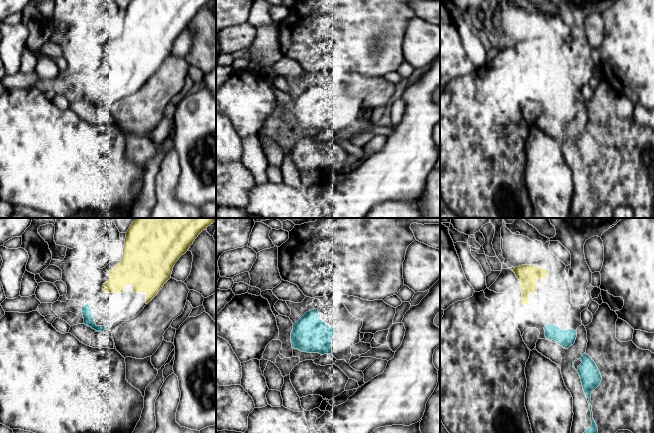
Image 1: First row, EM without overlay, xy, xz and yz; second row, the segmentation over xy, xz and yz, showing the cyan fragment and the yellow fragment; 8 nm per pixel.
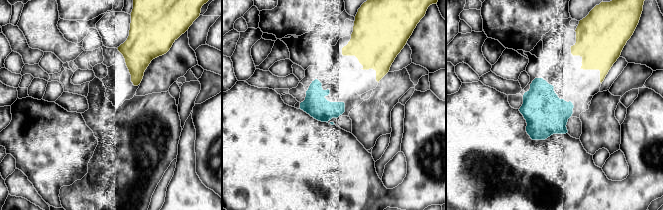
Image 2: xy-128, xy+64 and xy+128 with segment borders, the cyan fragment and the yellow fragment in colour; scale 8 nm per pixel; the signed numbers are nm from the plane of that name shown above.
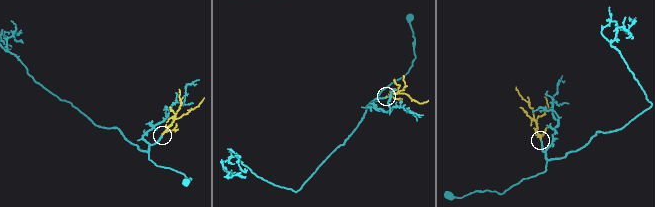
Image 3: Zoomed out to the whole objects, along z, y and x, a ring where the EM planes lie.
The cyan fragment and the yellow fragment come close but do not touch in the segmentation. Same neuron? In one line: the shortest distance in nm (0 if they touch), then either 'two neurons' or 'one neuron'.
160 nm | one neuron

